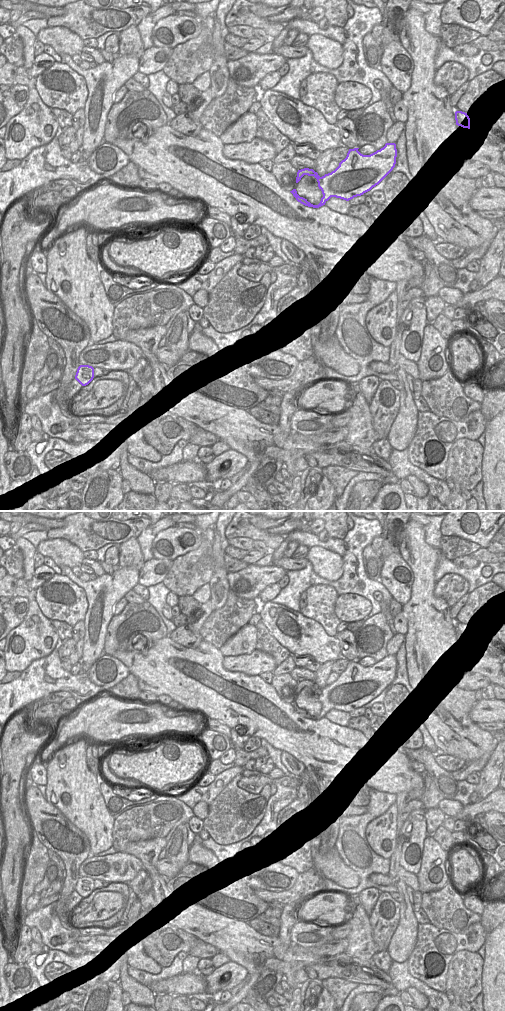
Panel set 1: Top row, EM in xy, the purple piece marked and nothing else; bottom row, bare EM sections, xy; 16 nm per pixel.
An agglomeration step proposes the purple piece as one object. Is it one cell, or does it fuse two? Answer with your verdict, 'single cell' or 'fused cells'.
single cell

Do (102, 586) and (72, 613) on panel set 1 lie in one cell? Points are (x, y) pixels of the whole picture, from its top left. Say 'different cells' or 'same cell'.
different cells

